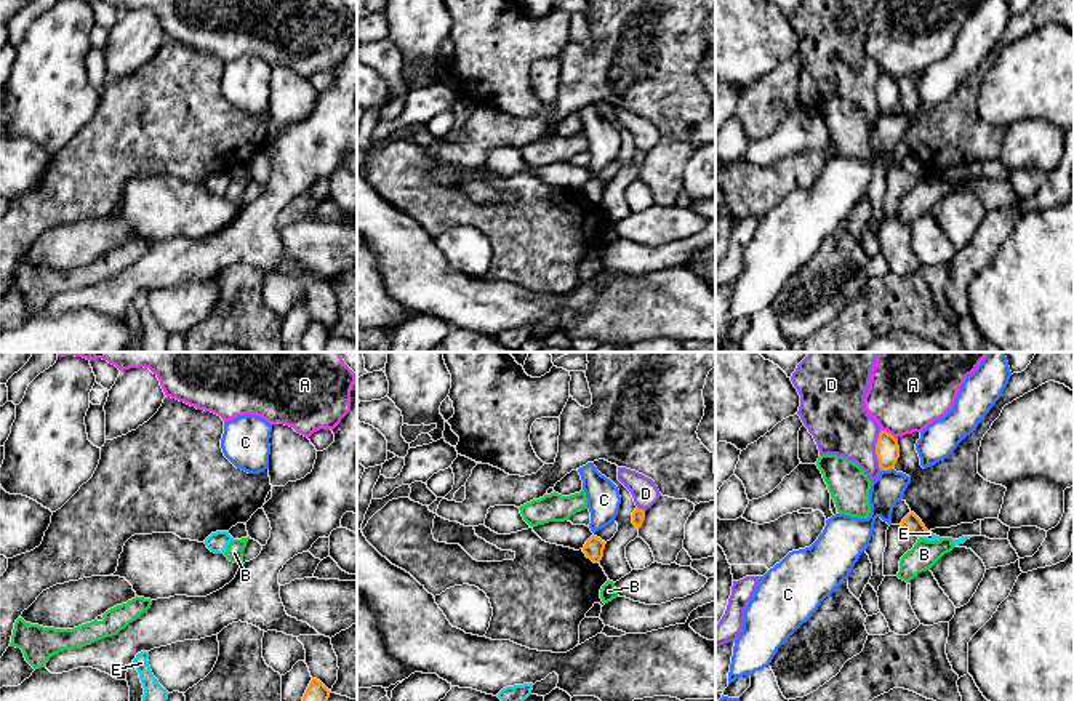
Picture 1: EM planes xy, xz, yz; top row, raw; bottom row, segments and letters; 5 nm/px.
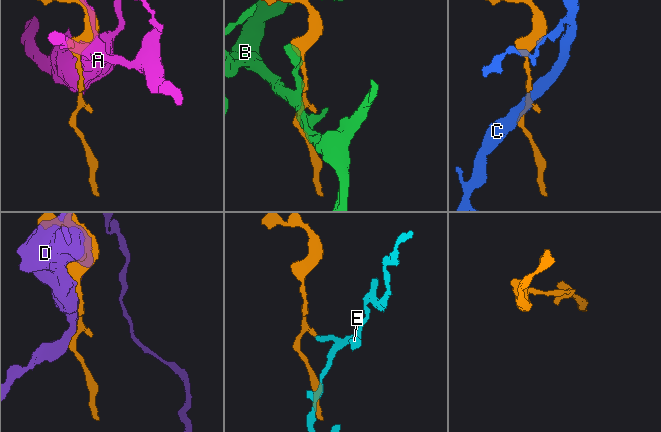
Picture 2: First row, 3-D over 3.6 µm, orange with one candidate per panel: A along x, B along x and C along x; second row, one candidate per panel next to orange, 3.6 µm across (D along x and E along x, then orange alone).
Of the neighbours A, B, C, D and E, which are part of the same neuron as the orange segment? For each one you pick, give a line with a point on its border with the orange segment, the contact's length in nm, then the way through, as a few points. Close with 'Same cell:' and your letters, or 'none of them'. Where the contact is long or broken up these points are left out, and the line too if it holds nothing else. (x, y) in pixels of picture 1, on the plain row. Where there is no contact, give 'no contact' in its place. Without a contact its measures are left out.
Same cell: none of them

